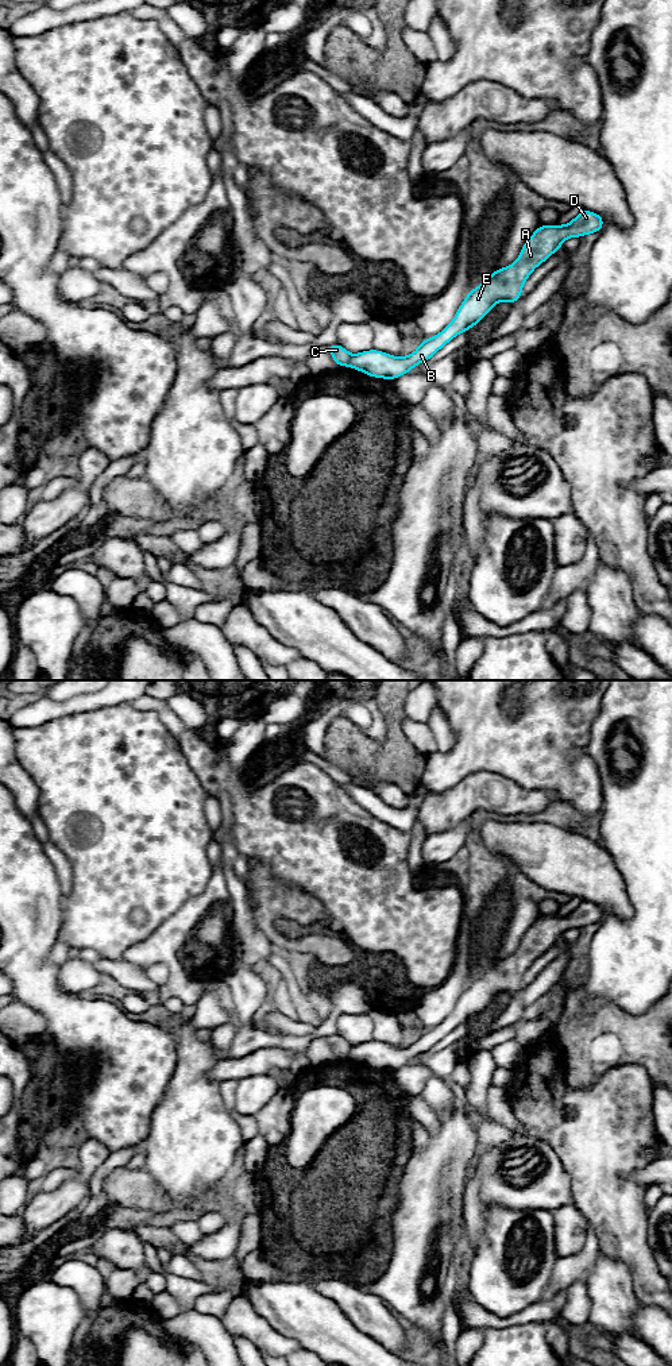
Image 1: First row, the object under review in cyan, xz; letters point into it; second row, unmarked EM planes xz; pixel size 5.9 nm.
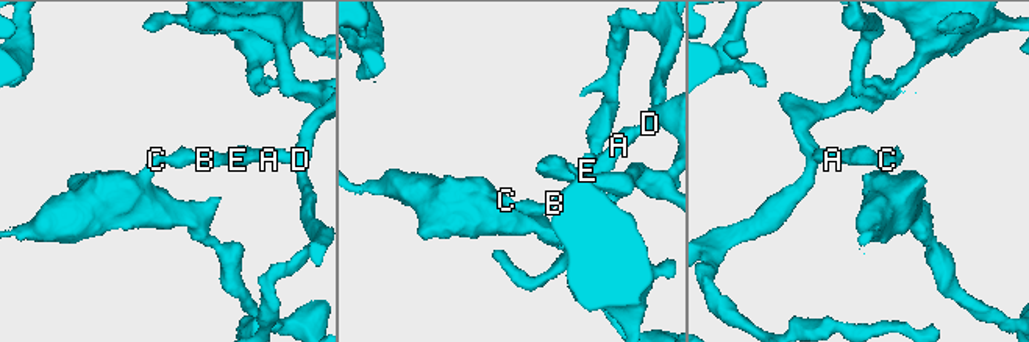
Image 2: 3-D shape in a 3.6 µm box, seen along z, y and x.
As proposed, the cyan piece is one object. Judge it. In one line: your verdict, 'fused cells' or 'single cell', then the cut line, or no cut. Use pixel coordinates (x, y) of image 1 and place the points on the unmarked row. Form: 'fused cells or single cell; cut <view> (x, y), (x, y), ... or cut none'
fused cells; cut xz (352, 1046), (348, 1056)

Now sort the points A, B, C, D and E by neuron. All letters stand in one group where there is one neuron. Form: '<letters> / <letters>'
A B D E / C

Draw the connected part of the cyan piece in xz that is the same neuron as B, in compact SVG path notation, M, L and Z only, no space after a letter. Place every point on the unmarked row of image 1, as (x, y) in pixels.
M584 900L565 917L540 915L522 937L517 952L507 958L495 961L482 976L472 979L460 995L453 1011L440 1024L424 1030L418 1039L408 1047L395 1049L374 1039L355 1045L351 1047L349 1058L372 1069L391 1072L409 1065L413 1058L429 1051L455 1027L476 1016L497 993L517 993L528 968L560 941L564 931L599 923L603 915L603 908L599 904Z

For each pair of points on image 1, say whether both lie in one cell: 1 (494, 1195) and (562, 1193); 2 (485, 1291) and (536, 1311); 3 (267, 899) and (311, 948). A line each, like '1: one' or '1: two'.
1: one
2: two
3: one

